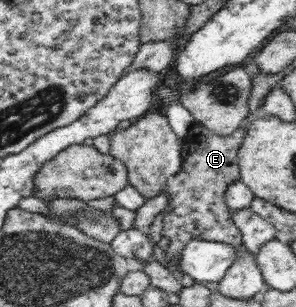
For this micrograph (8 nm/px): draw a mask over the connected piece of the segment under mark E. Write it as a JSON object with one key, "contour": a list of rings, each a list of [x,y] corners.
{"contour":[[[195,123],[184,137],[188,153],[181,170],[168,180],[166,190],[171,195],[169,205],[172,212],[166,213],[163,218],[163,227],[172,230],[166,233],[170,244],[165,256],[176,267],[180,265],[182,251],[196,239],[226,243],[236,248],[243,245],[241,233],[230,217],[224,193],[232,181],[241,179],[236,157],[244,136],[245,125],[229,136],[219,136]]]}

